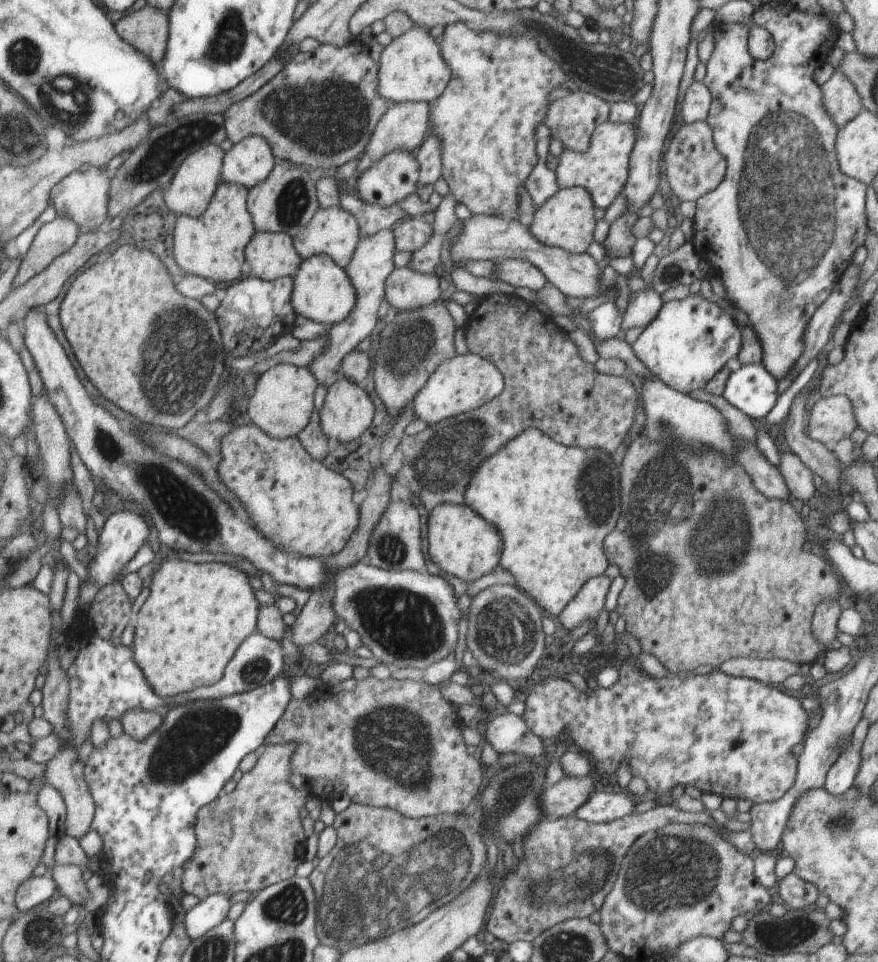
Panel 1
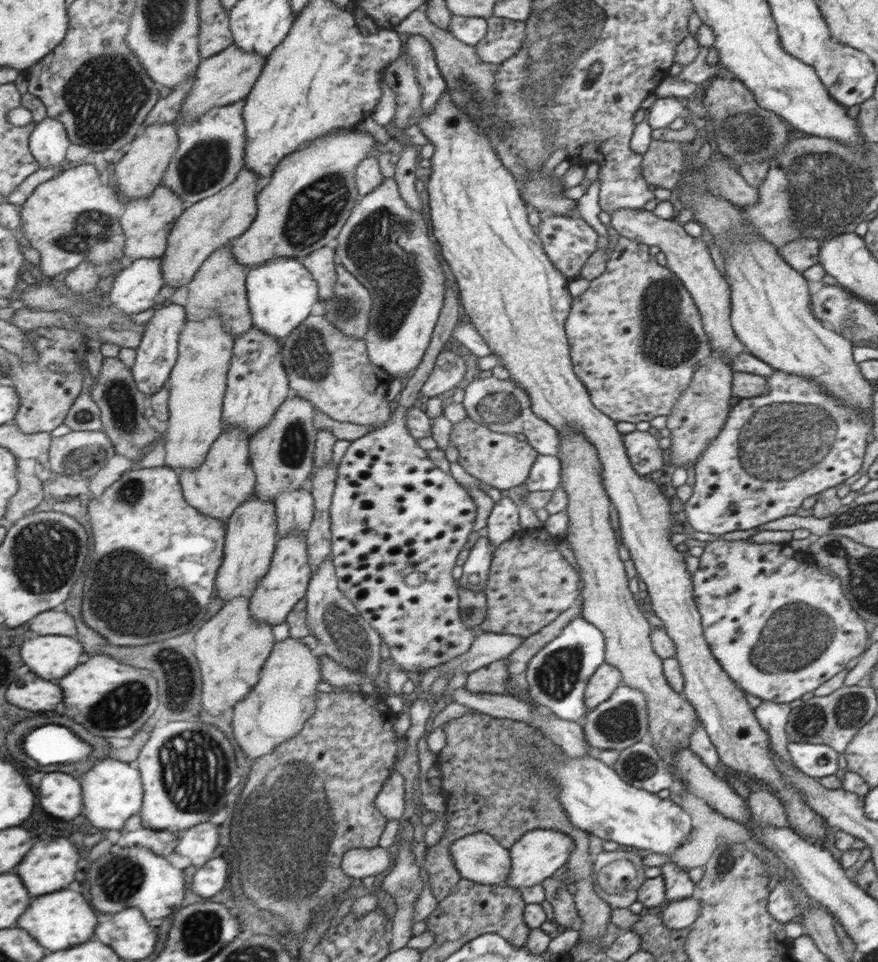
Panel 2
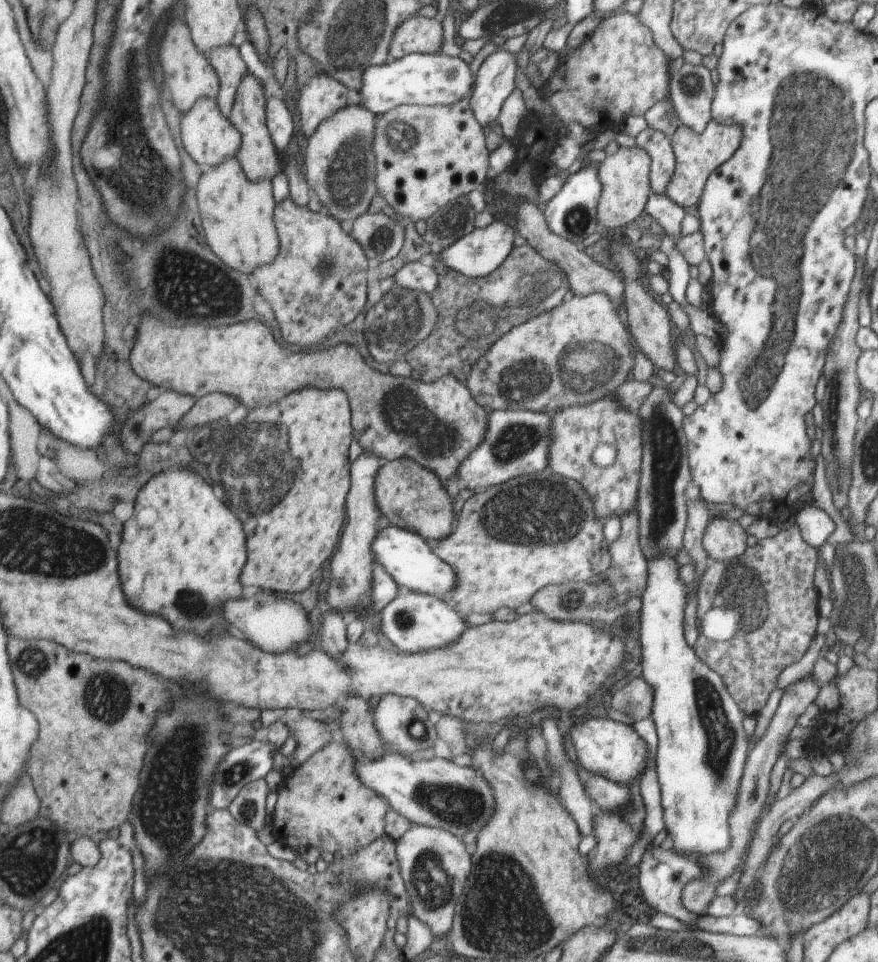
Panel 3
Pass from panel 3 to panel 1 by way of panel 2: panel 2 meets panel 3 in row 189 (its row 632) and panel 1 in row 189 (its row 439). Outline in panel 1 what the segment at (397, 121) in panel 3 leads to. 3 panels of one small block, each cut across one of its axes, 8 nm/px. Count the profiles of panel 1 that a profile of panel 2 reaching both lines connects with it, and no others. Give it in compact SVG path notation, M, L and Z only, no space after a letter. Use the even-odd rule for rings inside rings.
M394 150L376 164L364 170L358 178L353 181L358 190L360 200L368 206L380 206L388 208L403 202L410 194L416 192L419 181L421 180L421 162L417 154L410 150Z

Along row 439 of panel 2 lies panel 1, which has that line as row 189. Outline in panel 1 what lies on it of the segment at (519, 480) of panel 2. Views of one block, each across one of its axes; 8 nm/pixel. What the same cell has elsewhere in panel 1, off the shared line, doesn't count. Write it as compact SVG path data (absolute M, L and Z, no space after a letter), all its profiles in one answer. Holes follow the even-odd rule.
M454 22L454 24L446 25L444 33L442 35L441 51L445 58L445 61L449 64L452 70L452 76L449 80L449 86L445 89L445 92L441 94L436 100L432 102L434 106L434 112L430 114L430 122L434 122L434 126L431 126L434 136L440 140L442 144L442 174L446 180L446 184L449 186L449 190L454 194L458 203L464 204L472 215L478 214L494 214L502 215L504 217L514 217L518 212L518 206L520 204L520 194L518 192L519 187L526 188L526 181L532 174L532 168L536 168L538 164L538 154L536 154L536 126L545 122L545 117L548 116L550 106L550 94L554 88L560 88L556 92L556 98L558 94L564 90L562 84L569 80L568 75L562 70L561 66L554 58L550 58L549 54L544 54L541 47L538 46L538 42L534 37L532 38L512 38L512 30L510 32L504 32L502 36L494 36L492 32L482 32L481 30L474 30L473 28L466 26L465 22Z

